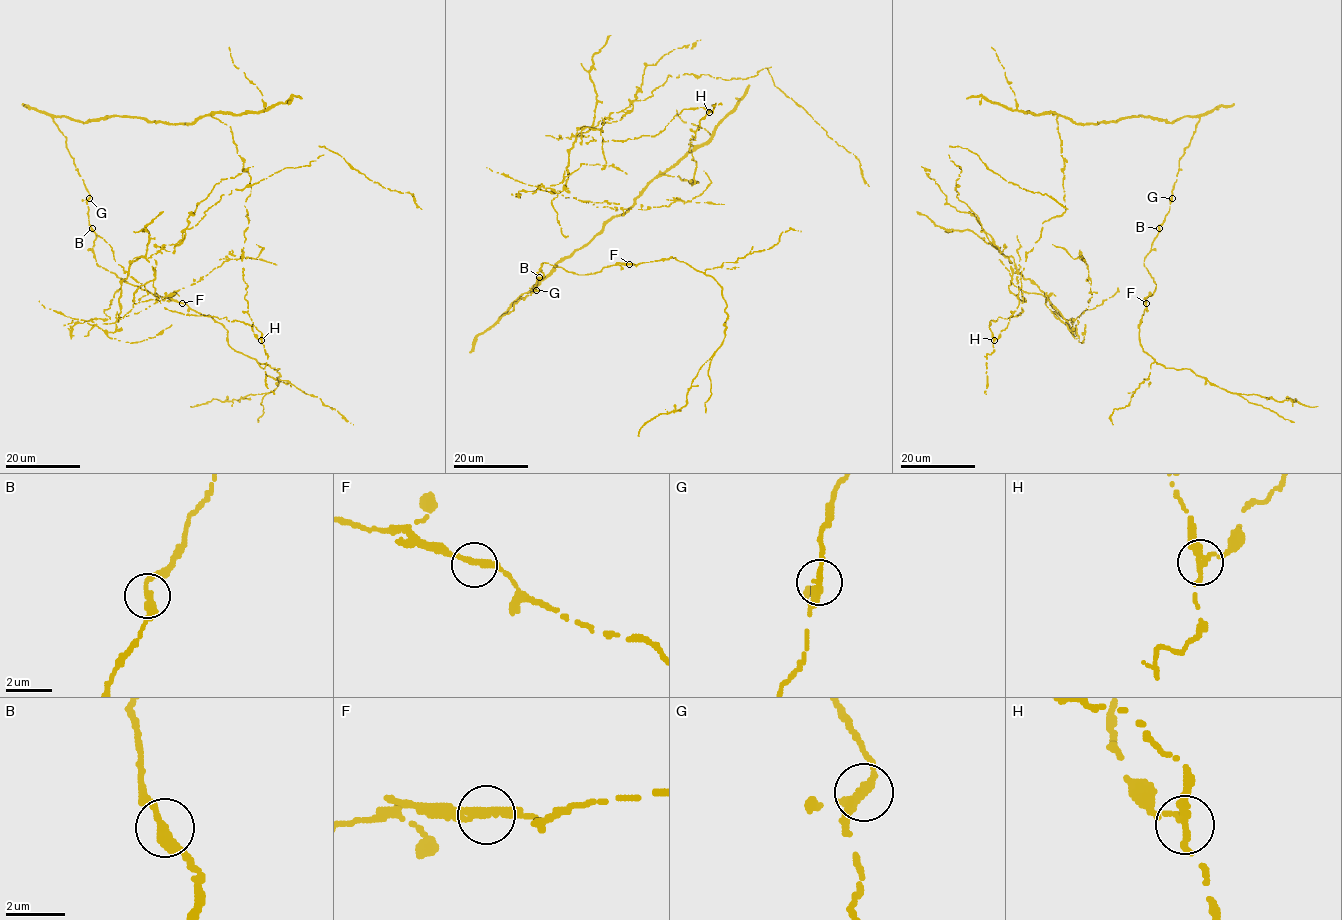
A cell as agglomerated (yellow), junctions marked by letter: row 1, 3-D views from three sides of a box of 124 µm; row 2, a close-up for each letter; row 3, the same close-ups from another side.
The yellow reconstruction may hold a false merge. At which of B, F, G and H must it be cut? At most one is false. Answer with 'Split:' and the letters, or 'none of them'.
Split: H

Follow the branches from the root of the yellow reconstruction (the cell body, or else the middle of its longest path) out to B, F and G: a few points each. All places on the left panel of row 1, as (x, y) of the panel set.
B: (247, 213), (250, 177), (231, 127), (217, 119), (54, 116), (90, 195), (92, 228)
F: (247, 213), (250, 177), (231, 127), (209, 115), (191, 123), (53, 117), (90, 195), (96, 263), (182, 303)
G: (247, 213), (250, 177), (231, 127), (209, 115), (191, 123), (121, 116), (80, 122), (54, 116), (89, 198)

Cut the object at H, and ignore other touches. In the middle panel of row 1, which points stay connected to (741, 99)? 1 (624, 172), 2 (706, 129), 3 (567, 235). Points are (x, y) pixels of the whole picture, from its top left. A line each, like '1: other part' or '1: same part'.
1: other part
2: same part
3: other part

